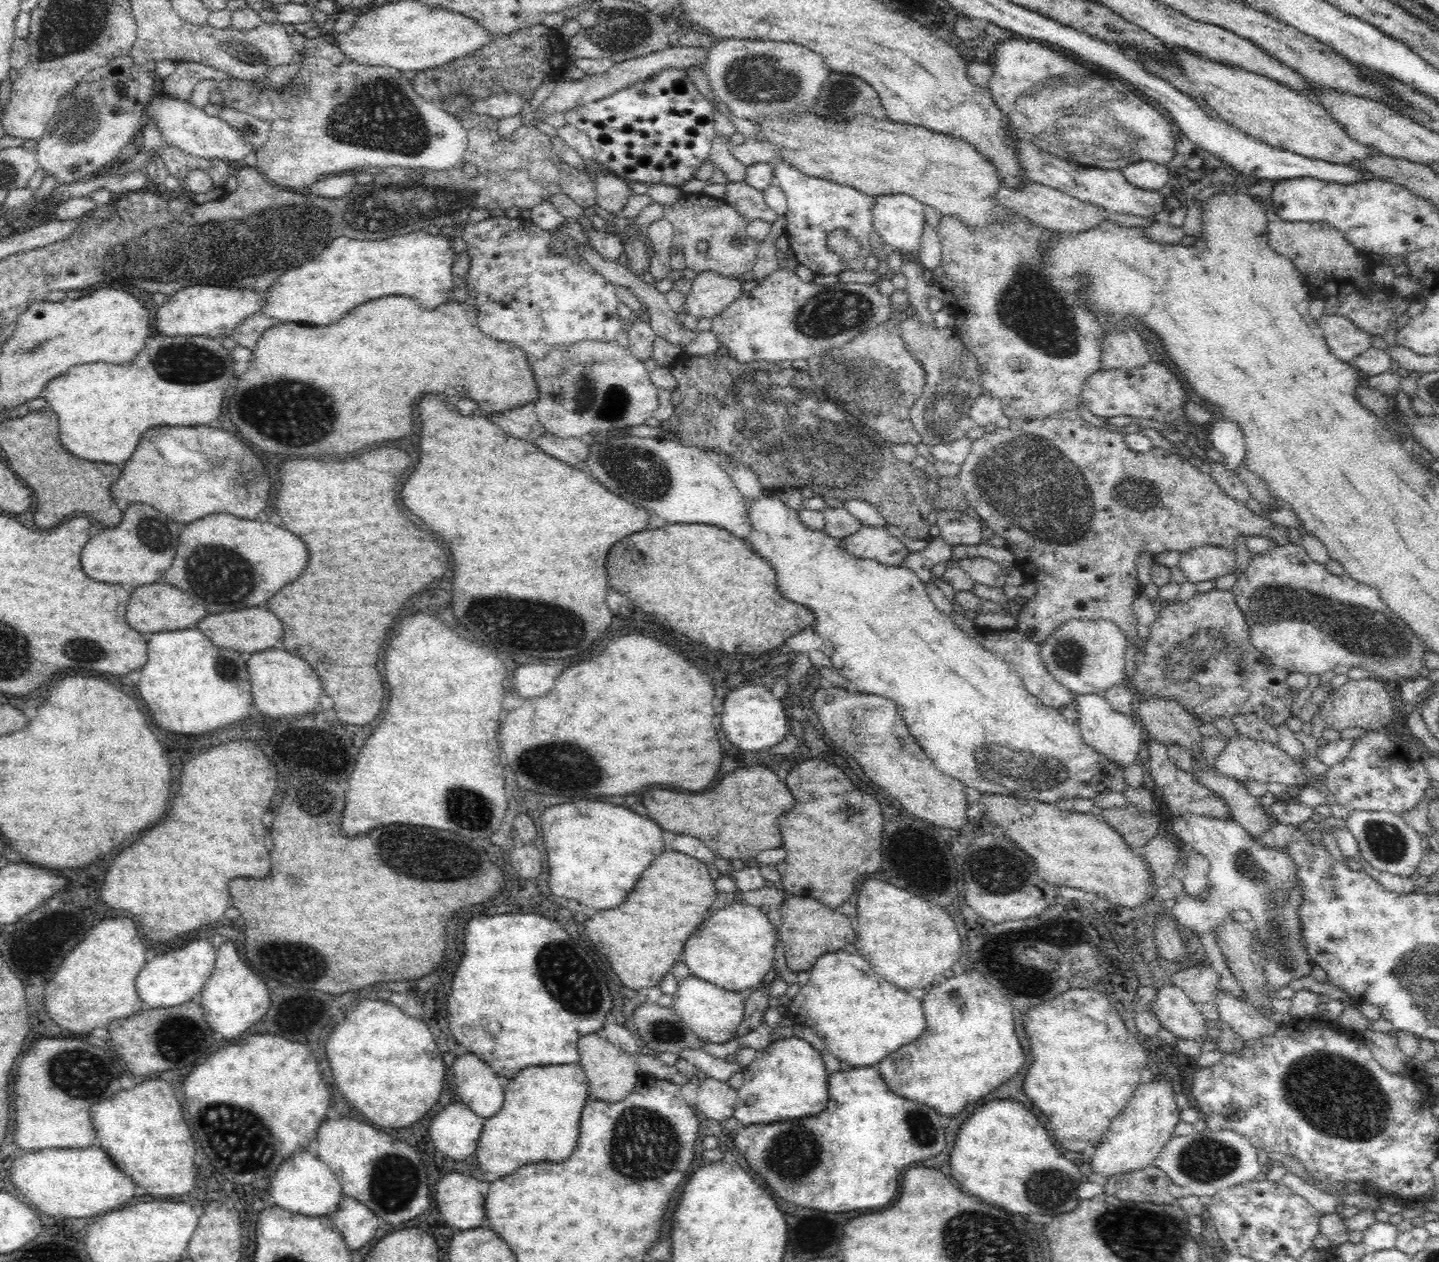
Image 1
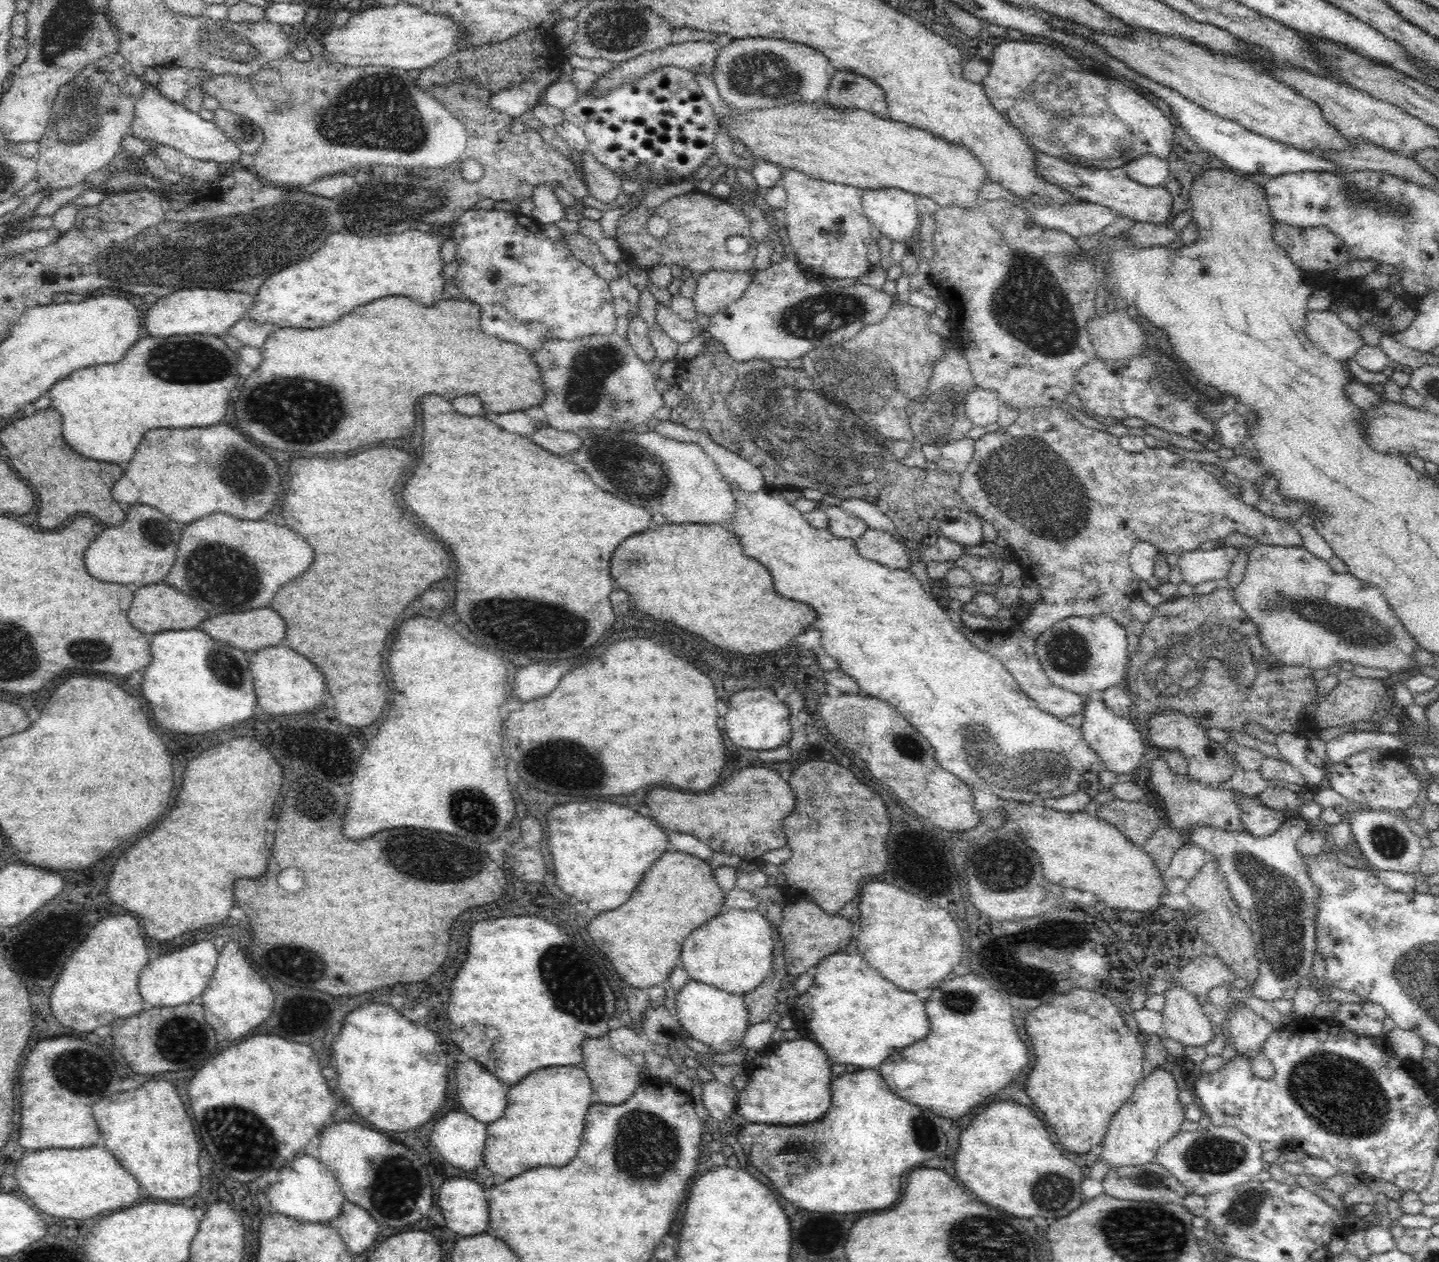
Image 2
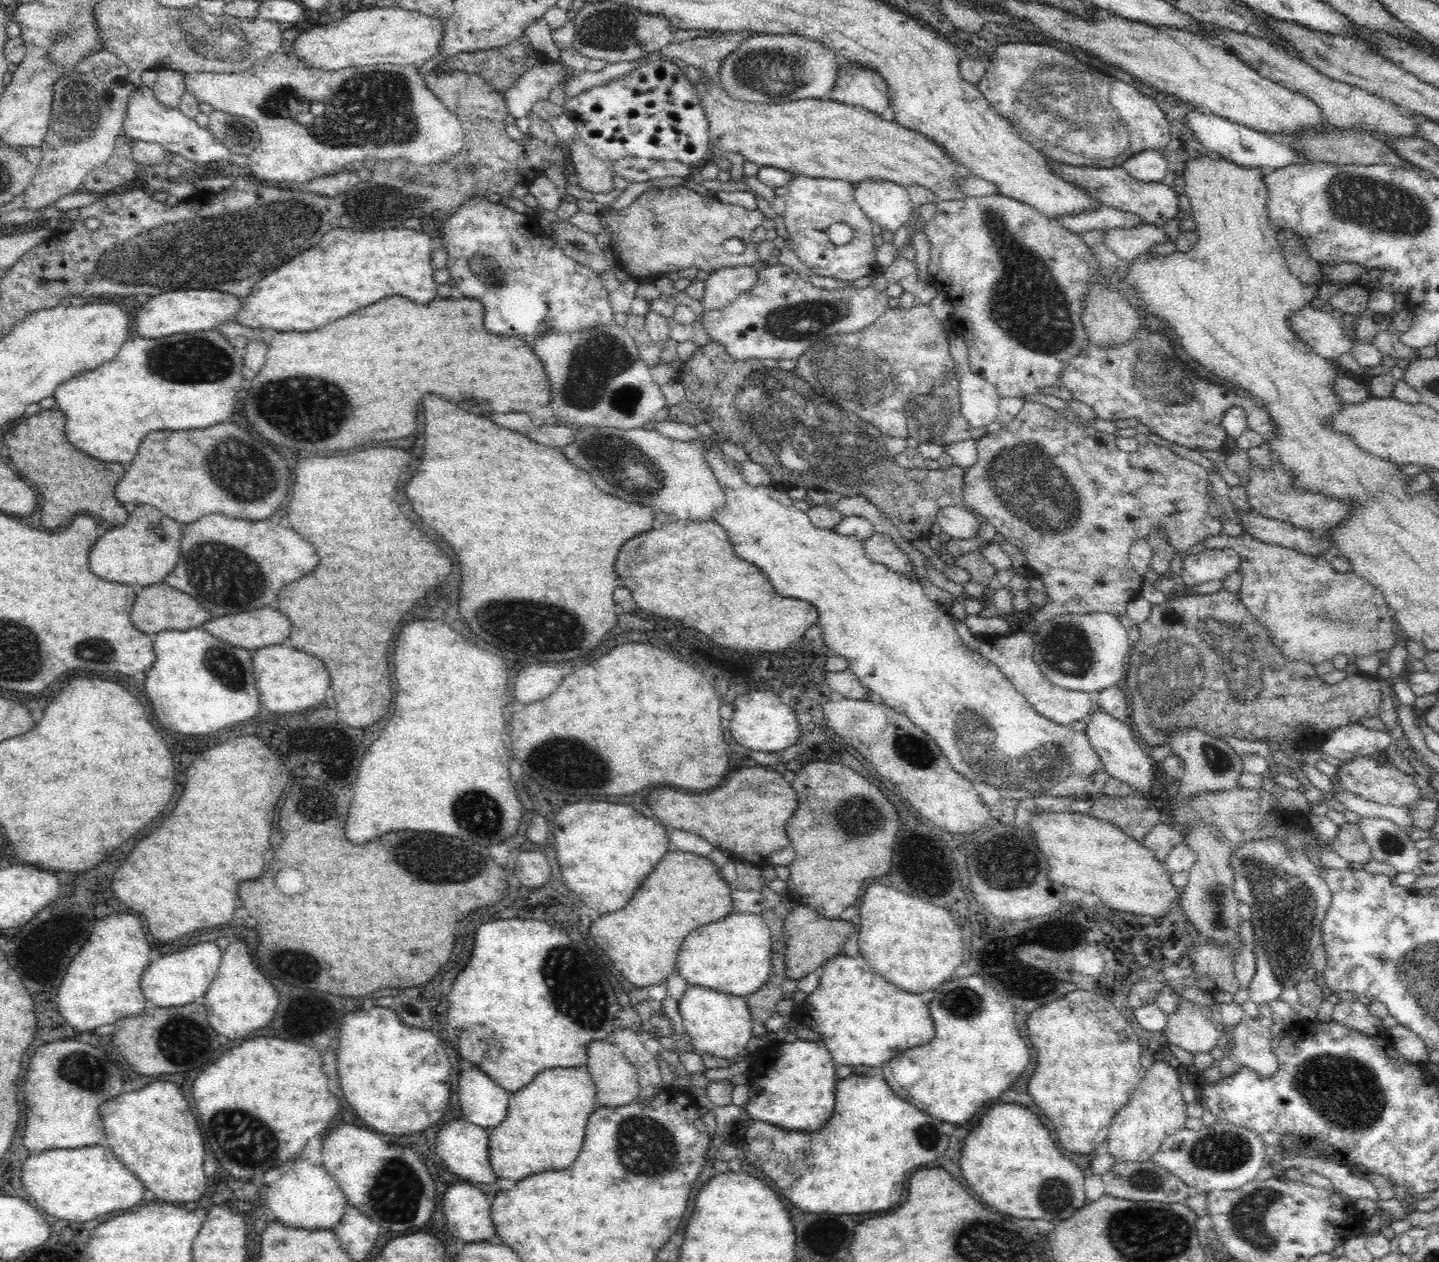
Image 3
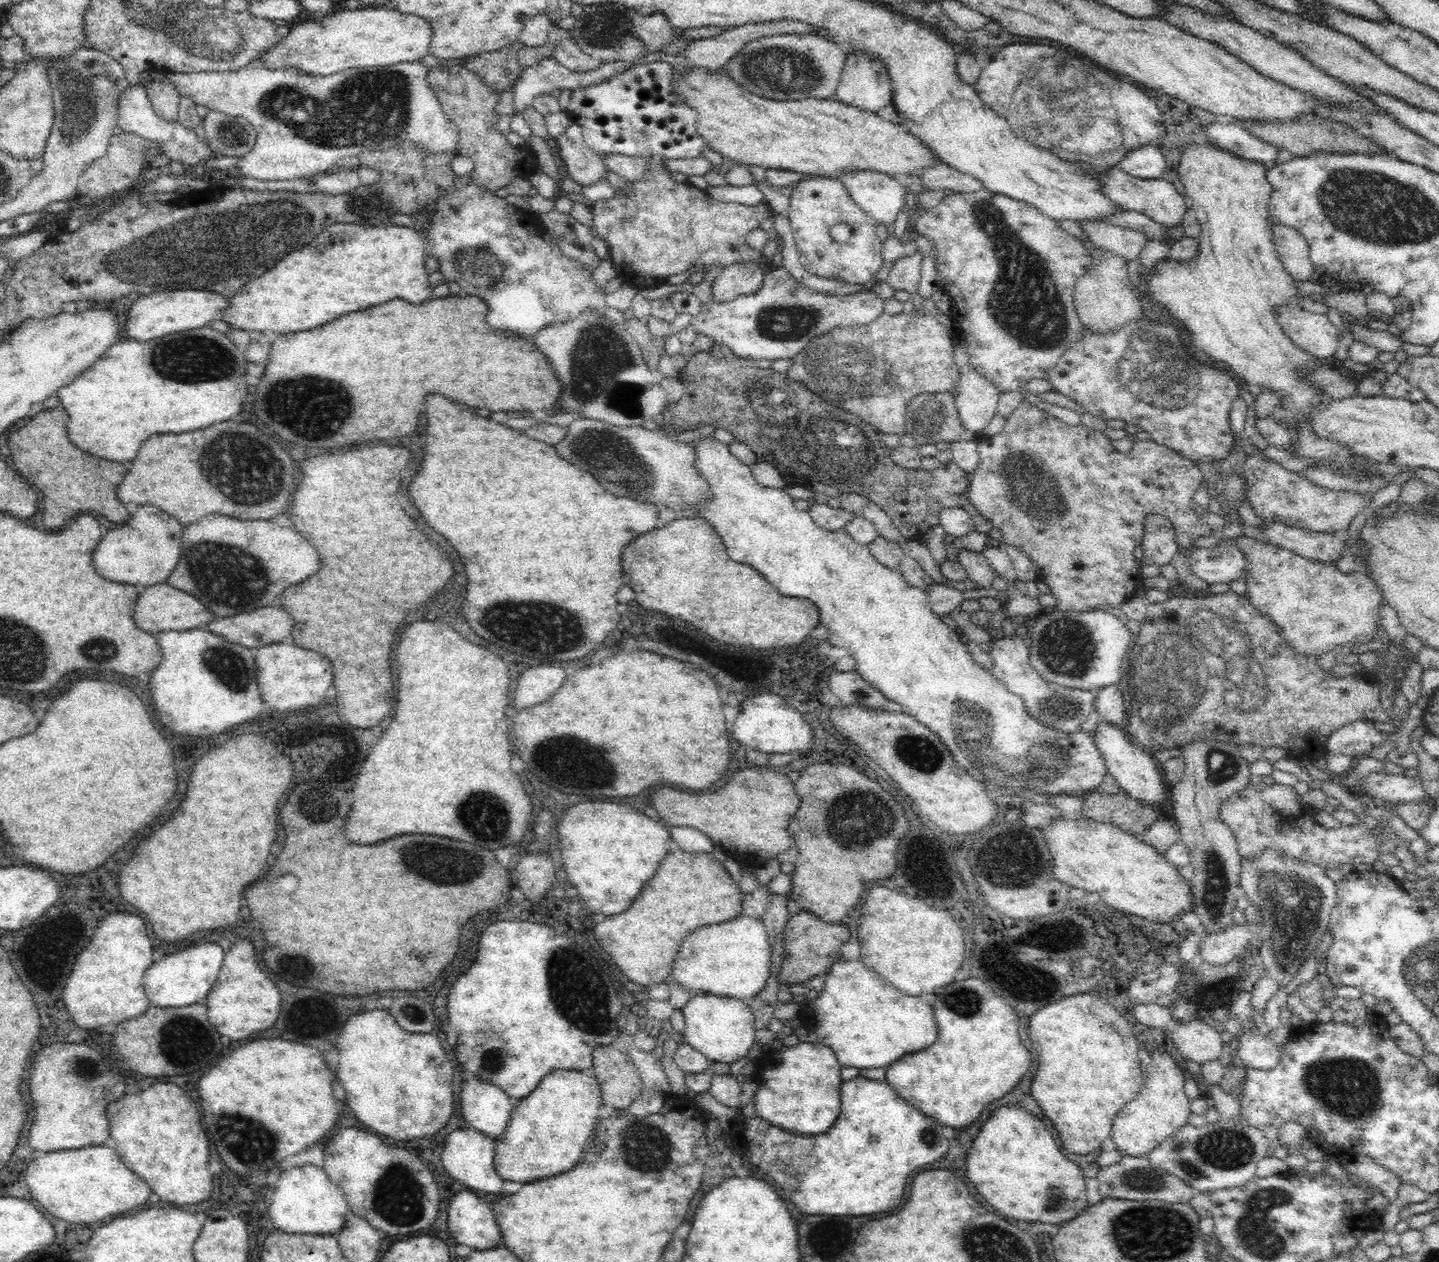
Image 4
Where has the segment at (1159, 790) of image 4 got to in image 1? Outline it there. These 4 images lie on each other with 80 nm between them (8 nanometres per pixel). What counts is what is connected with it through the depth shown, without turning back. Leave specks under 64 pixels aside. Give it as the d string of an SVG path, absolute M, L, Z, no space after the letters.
M1074 694L1072 703L1075 703L1077 725L1086 744L1089 744L1096 752L1108 757L1120 767L1128 767L1144 751L1142 733L1144 728L1138 723L1135 715L1125 715L1114 710L1104 696L1094 694Z

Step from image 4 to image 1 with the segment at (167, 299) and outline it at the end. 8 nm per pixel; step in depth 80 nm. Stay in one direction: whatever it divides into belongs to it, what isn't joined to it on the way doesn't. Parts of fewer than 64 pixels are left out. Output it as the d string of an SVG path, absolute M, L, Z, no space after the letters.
M188 286L170 296L166 304L156 310L154 328L165 336L208 336L212 339L232 337L234 329L248 316L262 312L268 305L267 294L246 288L216 286Z

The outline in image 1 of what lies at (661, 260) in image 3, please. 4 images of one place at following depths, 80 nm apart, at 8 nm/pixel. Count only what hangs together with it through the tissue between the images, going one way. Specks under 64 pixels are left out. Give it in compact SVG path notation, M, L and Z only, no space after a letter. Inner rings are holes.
M685 193L673 207L664 209L664 219L670 221L674 229L671 251L684 251L686 268L695 273L712 271L725 278L745 278L752 270L759 253L759 242L747 233L747 220L723 199L706 196L702 193ZM698 240L708 242L706 252L698 252Z

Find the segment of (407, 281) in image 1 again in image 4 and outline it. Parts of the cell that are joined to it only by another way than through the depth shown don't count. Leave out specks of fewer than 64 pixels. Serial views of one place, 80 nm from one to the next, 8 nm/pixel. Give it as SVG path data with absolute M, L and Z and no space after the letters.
M332 224L326 232L318 236L318 246L304 246L290 256L284 256L284 260L276 262L270 272L264 272L264 276L252 280L244 286L243 291L229 297L230 307L220 318L228 322L233 329L241 328L250 332L272 330L280 335L312 330L338 316L364 310L392 298L404 298L412 304L422 304L432 298L434 287L429 283L424 262L425 235L416 230L414 226L390 224L378 224L370 228L354 224Z

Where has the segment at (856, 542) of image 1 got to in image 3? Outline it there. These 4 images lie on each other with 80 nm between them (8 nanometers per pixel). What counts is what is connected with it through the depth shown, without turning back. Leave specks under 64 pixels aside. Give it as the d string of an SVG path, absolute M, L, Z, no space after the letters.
M874 532L862 541L864 554L874 563L884 564L894 572L901 572L910 578L916 579L912 564L907 554L887 535Z

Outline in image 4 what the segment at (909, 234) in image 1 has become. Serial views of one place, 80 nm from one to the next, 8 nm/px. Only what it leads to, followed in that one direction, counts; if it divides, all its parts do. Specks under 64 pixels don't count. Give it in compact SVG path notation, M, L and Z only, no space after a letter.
M850 171L836 177L840 177L844 186L848 189L848 194L852 197L852 200L877 225L892 225L901 210L908 211L905 199L907 196L906 188L898 182L896 177L884 175L876 171Z

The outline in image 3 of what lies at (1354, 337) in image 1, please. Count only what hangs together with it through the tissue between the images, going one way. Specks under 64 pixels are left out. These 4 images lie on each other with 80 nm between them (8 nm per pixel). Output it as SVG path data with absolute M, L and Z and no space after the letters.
M1309 305L1292 314L1290 325L1316 355L1337 362L1341 355L1351 354L1356 346L1352 336L1345 335L1341 322L1330 312L1316 310Z

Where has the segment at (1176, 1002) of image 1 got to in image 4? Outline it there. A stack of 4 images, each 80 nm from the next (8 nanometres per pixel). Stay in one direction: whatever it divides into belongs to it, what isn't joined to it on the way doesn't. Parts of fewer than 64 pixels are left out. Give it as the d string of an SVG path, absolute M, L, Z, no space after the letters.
M1197 1013L1188 1021L1172 1020L1170 1040L1175 1044L1184 1059L1194 1062L1208 1062L1220 1059L1222 1040L1220 1028L1204 1022L1203 1014Z

